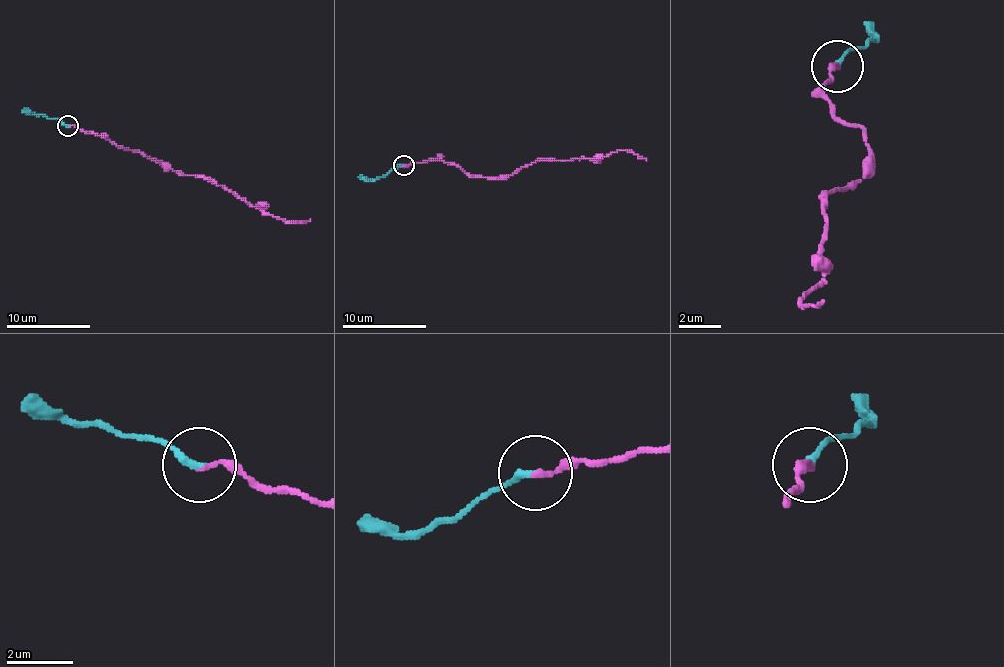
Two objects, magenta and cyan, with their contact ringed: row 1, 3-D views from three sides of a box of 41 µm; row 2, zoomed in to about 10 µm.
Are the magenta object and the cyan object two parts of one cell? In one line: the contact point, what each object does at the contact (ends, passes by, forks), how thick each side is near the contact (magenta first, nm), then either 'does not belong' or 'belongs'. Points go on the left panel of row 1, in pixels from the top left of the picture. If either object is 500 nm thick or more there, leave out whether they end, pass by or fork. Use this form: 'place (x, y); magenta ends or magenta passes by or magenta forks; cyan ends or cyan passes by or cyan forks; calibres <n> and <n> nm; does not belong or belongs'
place (67, 125); magenta ends; cyan ends; calibres 150 and 240 nm; does not belong

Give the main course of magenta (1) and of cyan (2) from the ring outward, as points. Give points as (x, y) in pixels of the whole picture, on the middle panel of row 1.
1: (404, 164), (441, 160), (471, 175), (502, 177), (544, 160), (598, 158), (617, 150), (631, 150), (646, 160)
2: (404, 164), (377, 179), (358, 177)

